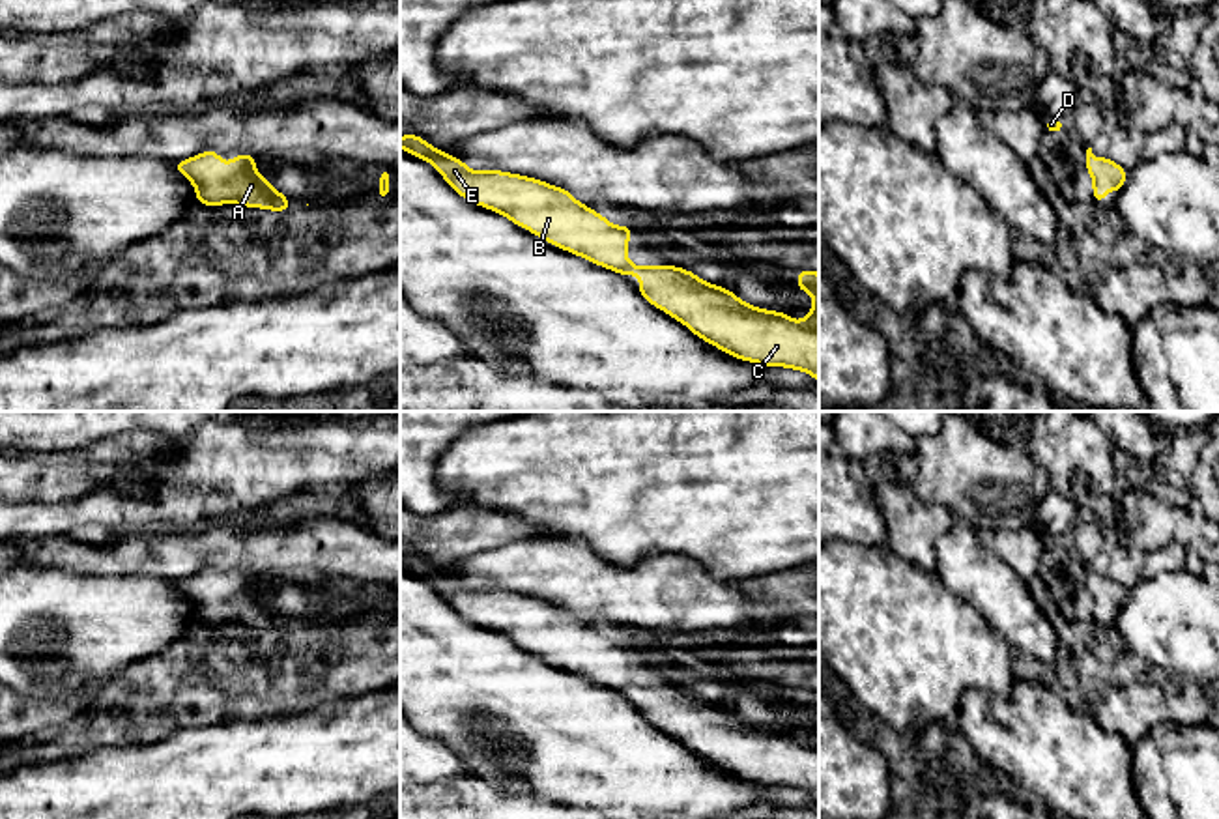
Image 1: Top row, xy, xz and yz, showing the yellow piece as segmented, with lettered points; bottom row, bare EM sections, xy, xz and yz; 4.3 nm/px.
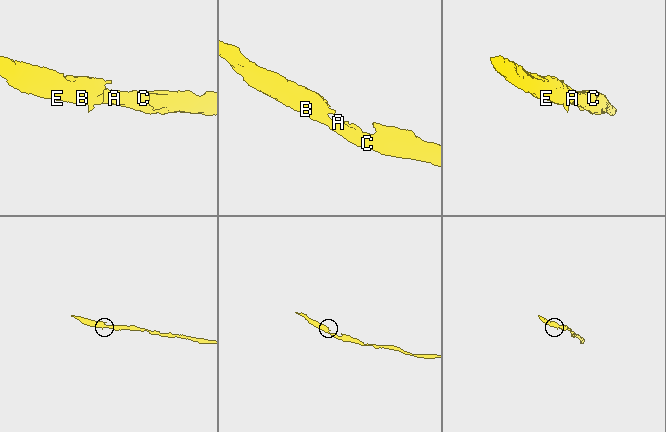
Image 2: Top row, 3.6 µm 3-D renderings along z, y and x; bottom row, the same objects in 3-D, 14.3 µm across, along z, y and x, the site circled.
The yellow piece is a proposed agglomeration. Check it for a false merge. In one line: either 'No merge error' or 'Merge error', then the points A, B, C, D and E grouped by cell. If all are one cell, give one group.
No merge error. Groups: A B C D E

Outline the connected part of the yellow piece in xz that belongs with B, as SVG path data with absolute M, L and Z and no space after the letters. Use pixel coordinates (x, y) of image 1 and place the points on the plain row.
M417 553L400 555L400 567L430 580L460 615L477 625L596 684L638 694L638 711L705 761L742 780L804 789L819 800L819 692L798 688L796 707L813 714L813 726L808 737L795 740L785 731L752 726L688 688L632 684L626 675L632 647L613 645L561 606L499 589L469 589L462 578Z

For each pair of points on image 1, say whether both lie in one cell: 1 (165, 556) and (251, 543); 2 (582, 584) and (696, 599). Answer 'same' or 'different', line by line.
1: same
2: same

